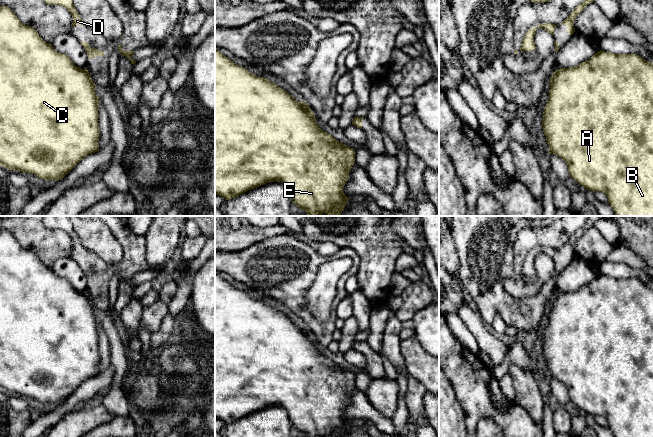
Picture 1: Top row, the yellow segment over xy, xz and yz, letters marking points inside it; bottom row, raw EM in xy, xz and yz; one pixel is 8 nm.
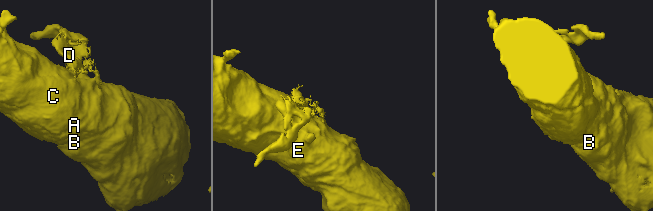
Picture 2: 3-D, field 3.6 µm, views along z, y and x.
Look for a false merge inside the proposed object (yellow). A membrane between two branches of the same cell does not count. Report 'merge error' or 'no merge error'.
merge error

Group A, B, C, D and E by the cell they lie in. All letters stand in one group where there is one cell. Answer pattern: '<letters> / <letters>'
A B C E / D

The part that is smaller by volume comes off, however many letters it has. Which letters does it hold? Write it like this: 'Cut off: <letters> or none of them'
Cut off: D

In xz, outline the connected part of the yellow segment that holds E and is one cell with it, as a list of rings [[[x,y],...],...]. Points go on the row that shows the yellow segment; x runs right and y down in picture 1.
[[[215,48],[215,195],[230,200],[251,189],[277,181],[287,187],[292,202],[299,209],[305,210],[307,216],[321,216],[323,213],[327,216],[340,216],[350,199],[343,193],[343,187],[349,179],[349,171],[354,164],[355,150],[323,131],[316,123],[314,113],[305,102],[296,101],[275,83],[267,78],[256,76],[245,67],[235,64]]]

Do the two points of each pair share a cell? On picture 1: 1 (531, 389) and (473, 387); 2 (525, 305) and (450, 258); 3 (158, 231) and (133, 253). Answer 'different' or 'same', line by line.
1: different
2: different
3: different

